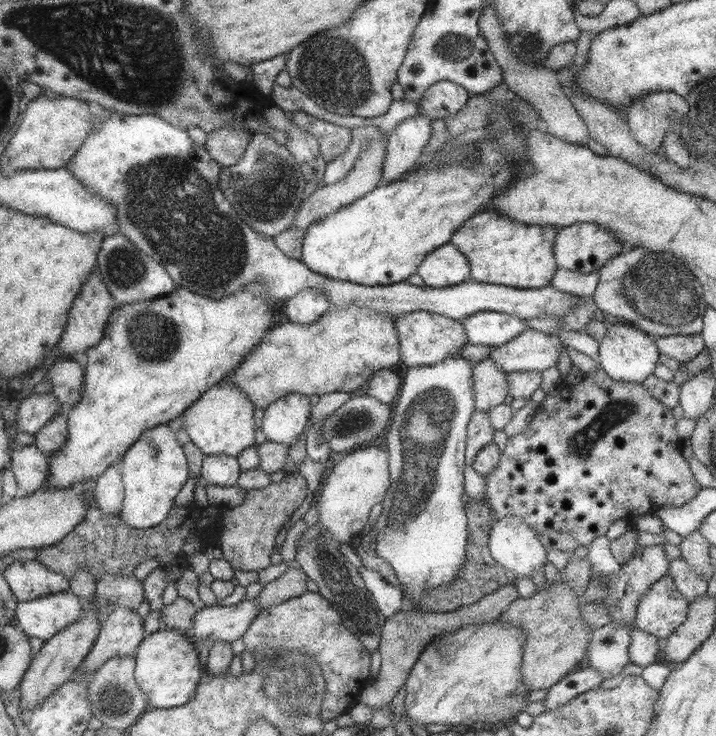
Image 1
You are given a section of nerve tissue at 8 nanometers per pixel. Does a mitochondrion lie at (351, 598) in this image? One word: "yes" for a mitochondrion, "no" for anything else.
yes

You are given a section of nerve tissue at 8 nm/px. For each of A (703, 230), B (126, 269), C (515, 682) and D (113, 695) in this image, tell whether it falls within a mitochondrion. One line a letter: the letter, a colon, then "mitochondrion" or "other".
A: other
B: mitochondrion
C: other
D: mitochondrion

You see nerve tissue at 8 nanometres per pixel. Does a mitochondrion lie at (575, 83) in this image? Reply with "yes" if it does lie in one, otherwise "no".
no

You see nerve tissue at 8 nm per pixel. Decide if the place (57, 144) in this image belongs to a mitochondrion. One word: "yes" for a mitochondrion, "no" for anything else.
no

